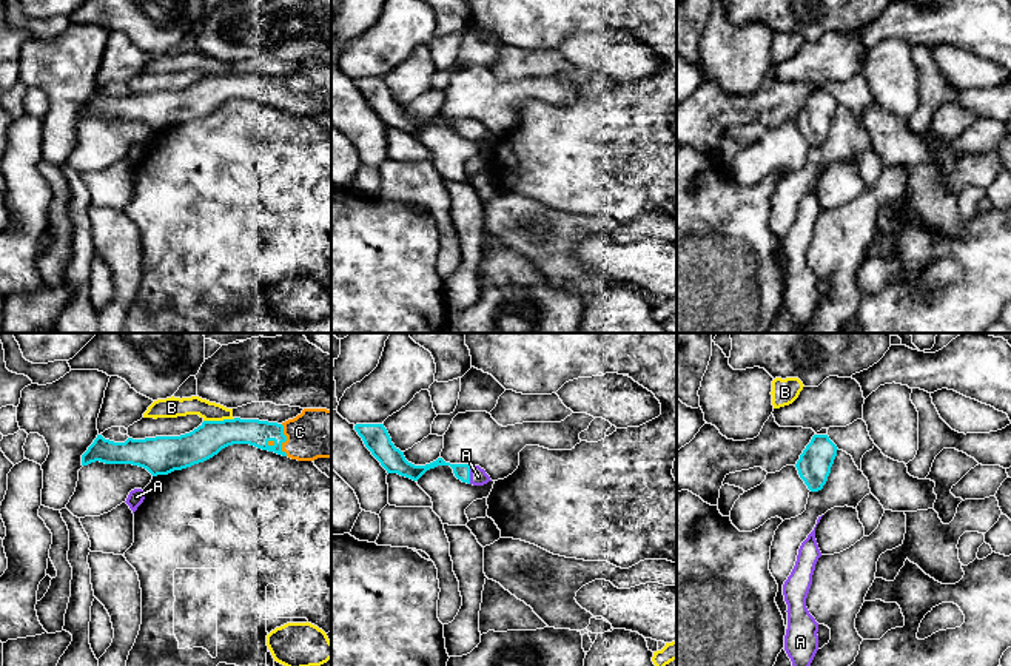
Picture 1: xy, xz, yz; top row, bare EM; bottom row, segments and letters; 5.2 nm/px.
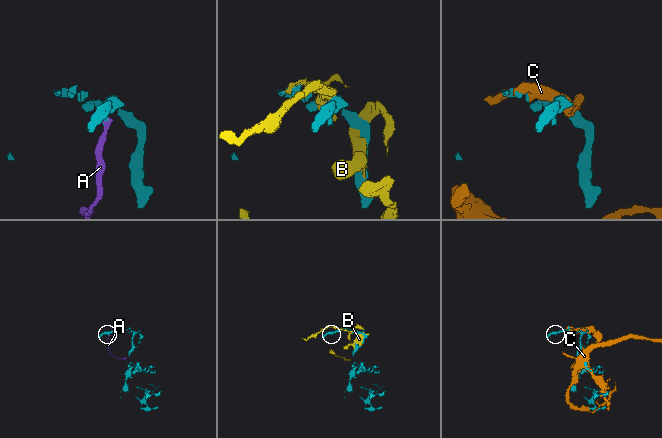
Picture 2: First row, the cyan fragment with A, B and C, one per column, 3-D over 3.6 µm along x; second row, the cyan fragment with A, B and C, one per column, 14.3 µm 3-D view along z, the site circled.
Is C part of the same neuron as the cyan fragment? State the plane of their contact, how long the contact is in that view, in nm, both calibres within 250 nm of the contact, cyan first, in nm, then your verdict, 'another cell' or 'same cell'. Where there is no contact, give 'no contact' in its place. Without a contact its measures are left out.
meets cyan in xy; contact 170 nm long; 140 nm thick on the cyan side, 260 nm on the other; same cell

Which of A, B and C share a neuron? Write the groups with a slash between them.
A C / B

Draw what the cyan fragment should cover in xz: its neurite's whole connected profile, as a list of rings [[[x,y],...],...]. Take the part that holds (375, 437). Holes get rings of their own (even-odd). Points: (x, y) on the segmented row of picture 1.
[[[356,424],[354,430],[362,438],[371,455],[387,470],[387,473],[398,473],[401,476],[418,481],[430,469],[438,466],[450,466],[455,476],[462,483],[484,486],[492,481],[484,469],[473,464],[450,464],[442,458],[438,458],[436,461],[425,466],[415,466],[408,462],[404,456],[404,452],[396,449],[391,442],[391,438],[384,424]]]

